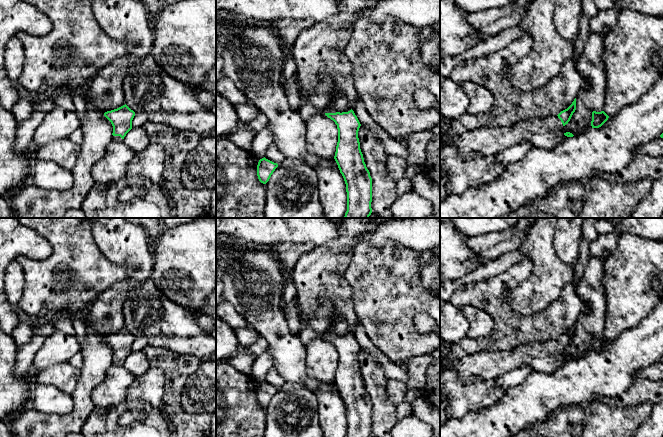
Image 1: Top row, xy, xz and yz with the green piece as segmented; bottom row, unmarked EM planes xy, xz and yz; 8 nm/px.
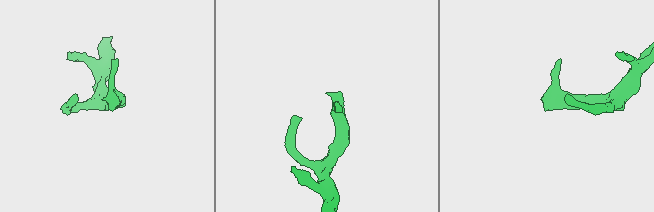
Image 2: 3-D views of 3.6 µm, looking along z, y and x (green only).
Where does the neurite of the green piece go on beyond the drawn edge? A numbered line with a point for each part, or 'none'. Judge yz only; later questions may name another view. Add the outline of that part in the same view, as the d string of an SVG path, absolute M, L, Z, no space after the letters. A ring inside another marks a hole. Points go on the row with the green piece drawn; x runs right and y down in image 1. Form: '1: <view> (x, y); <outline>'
1: yz (545, 133); M557 115L524 120L509 127L485 127L442 141L454 145L464 159L474 154L494 155L515 144L527 142L545 150L564 140L563 124Z

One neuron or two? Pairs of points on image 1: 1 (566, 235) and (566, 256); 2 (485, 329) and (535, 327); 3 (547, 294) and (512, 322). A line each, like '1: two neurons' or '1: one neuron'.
1: one neuron
2: two neurons
3: two neurons

